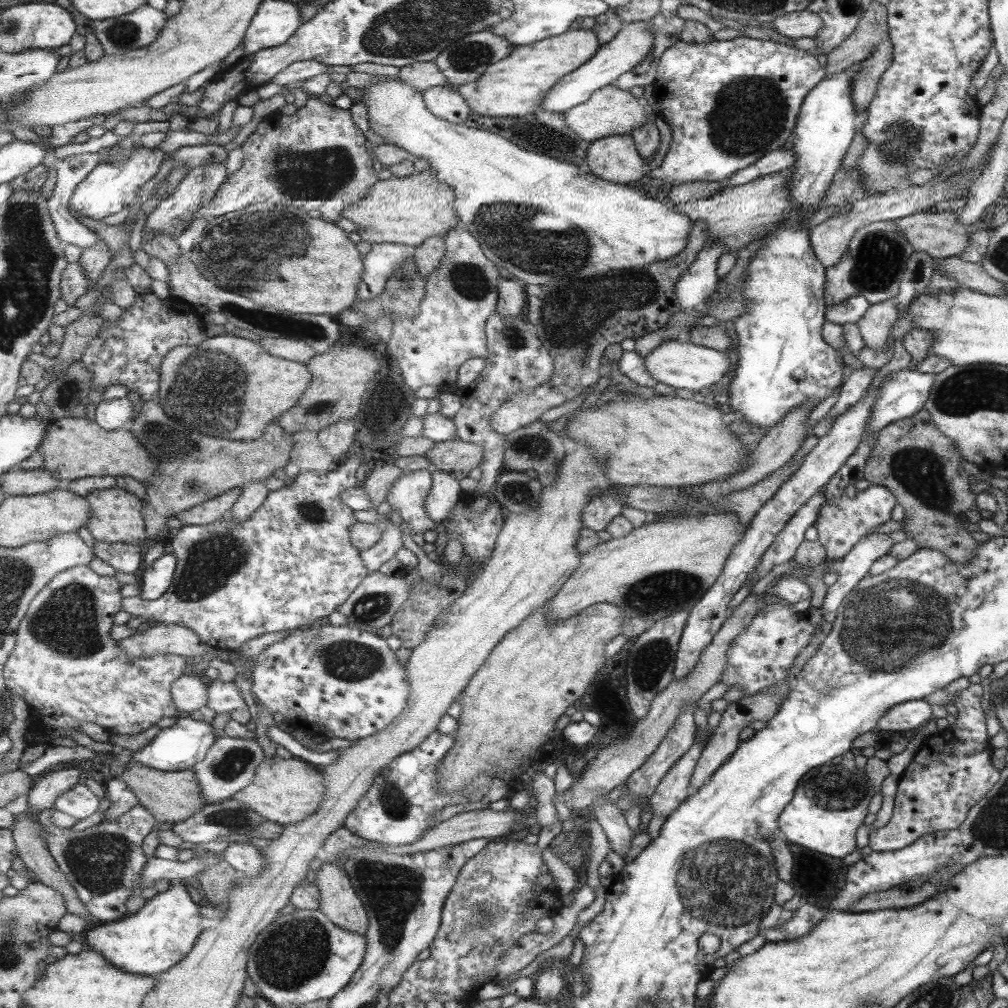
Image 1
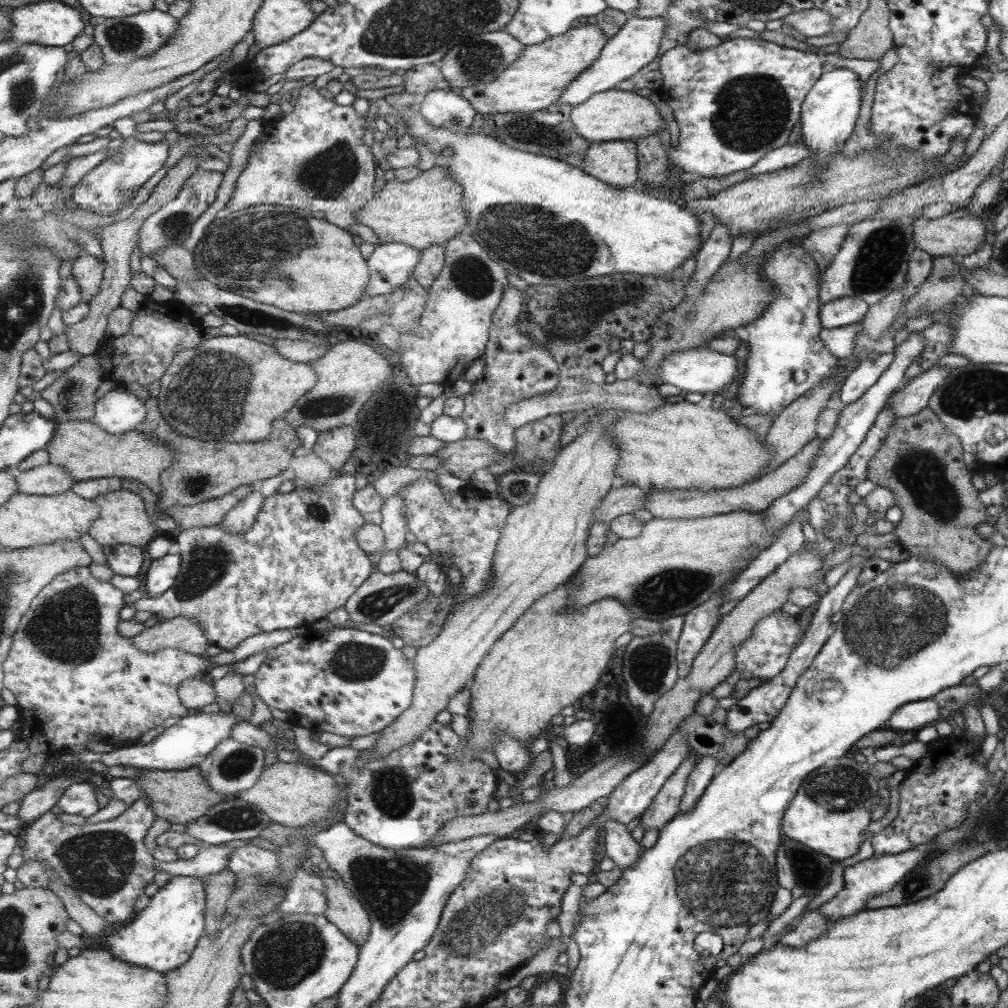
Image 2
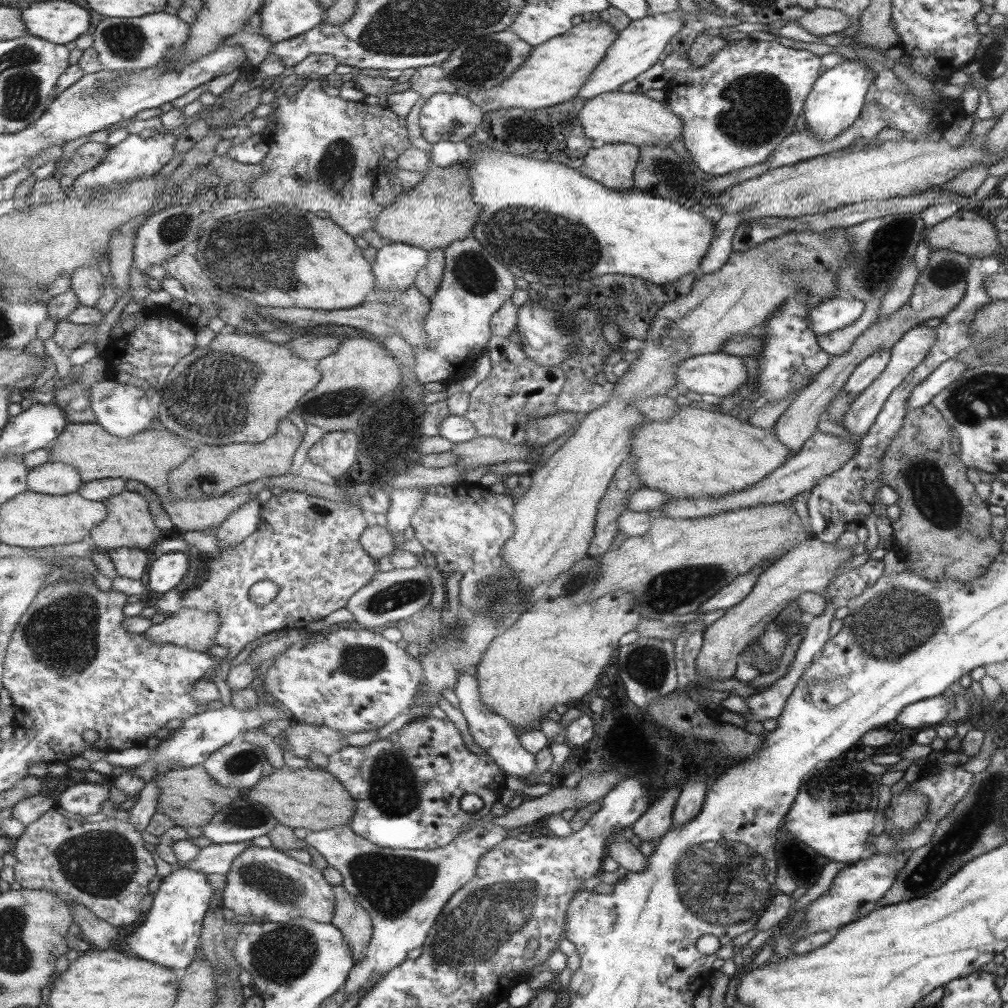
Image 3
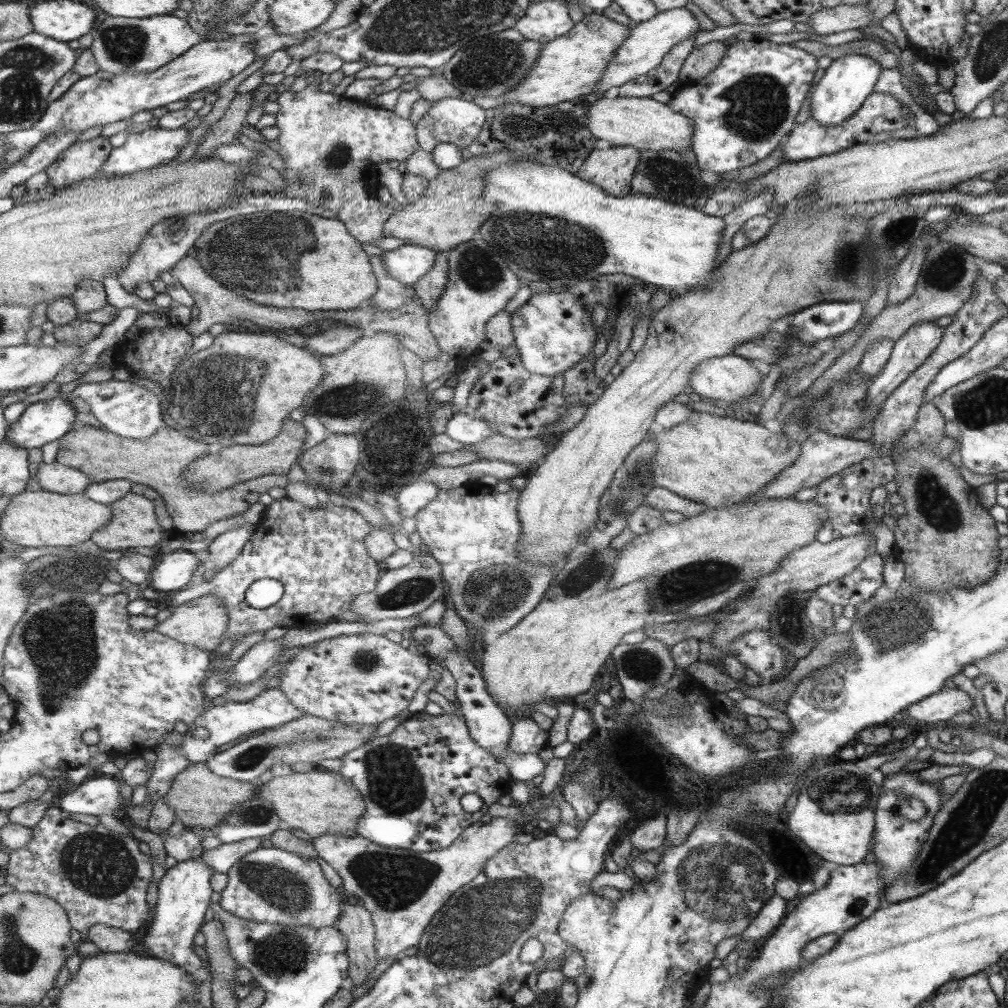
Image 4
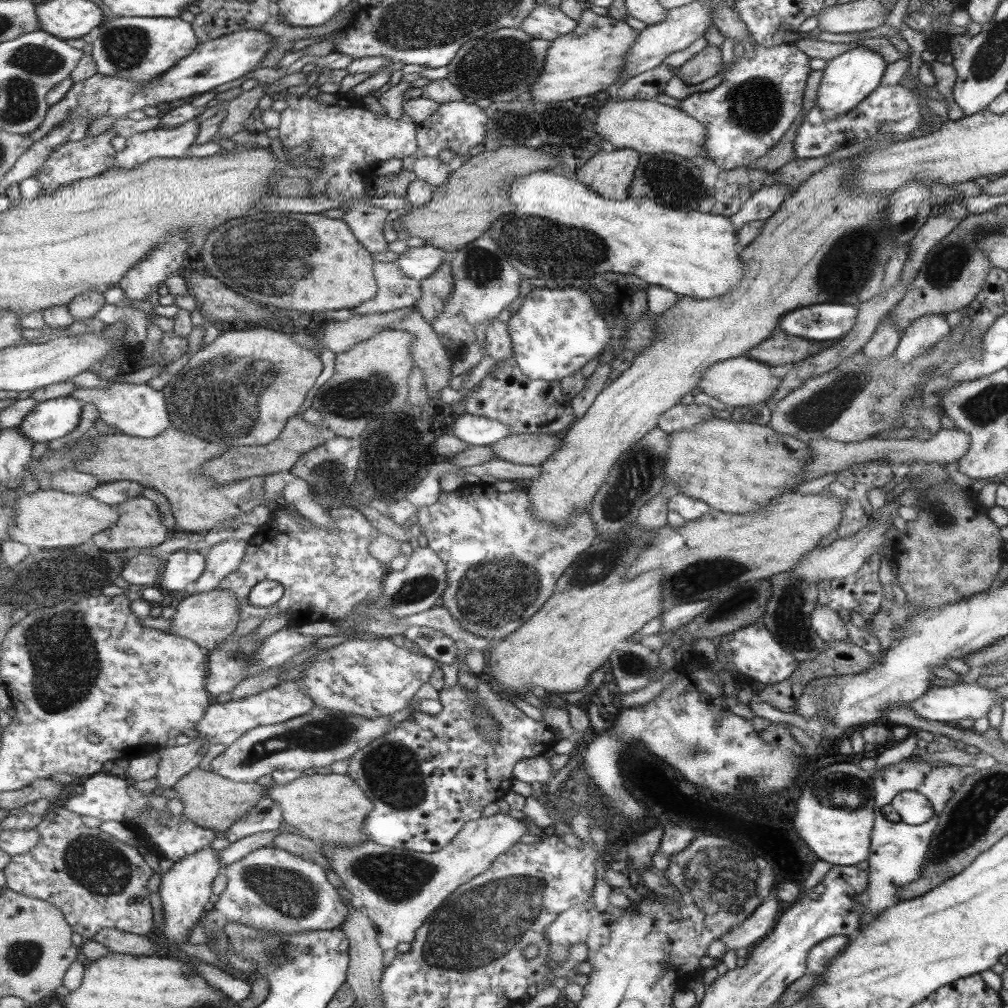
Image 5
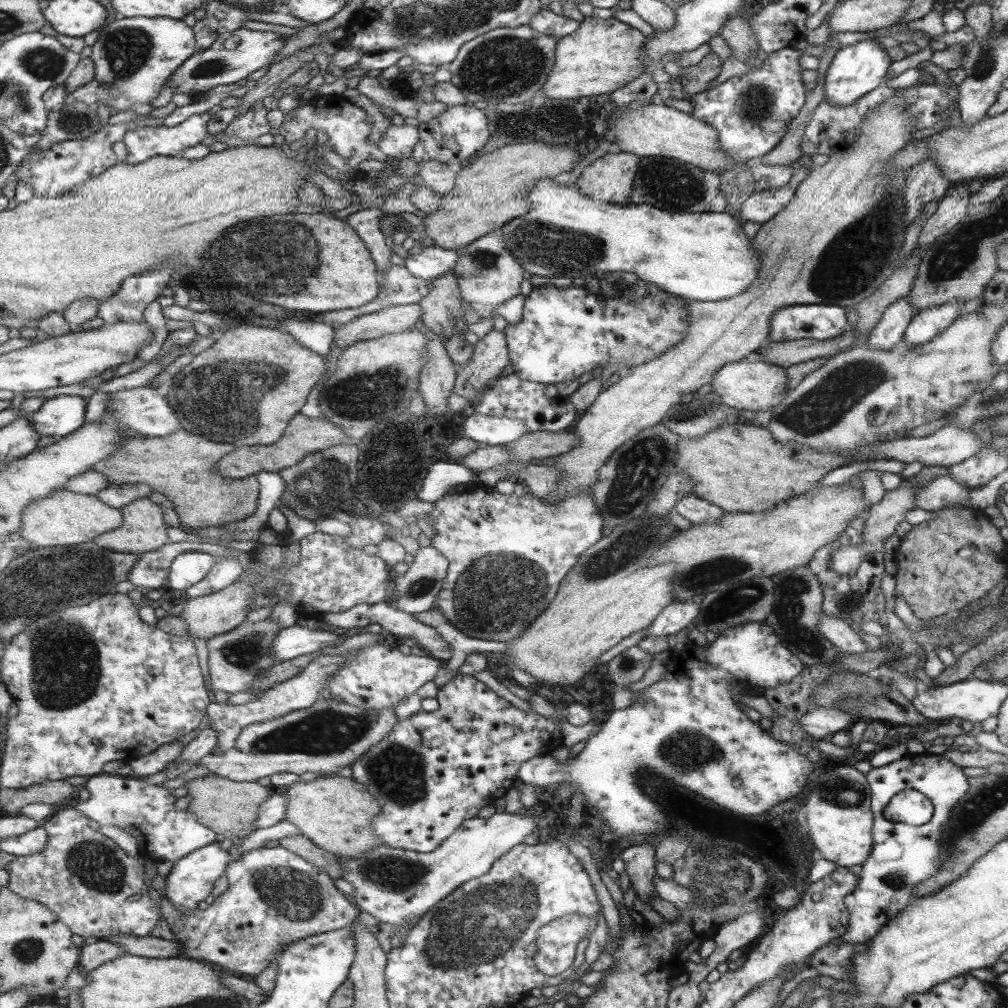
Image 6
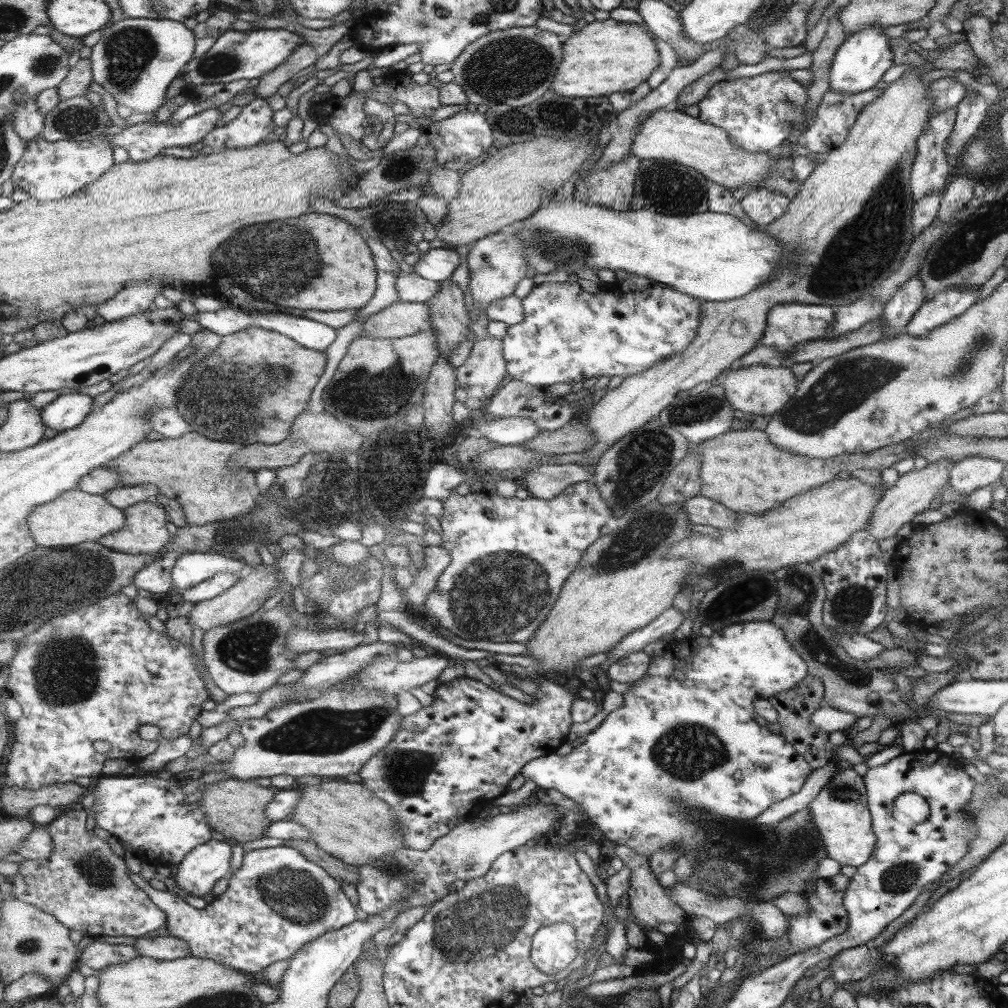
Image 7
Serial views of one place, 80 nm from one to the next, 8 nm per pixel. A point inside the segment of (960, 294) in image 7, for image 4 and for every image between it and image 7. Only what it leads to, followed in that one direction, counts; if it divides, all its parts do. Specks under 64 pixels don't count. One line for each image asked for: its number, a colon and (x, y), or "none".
4: (912, 348)
5: (923, 332)
6: (926, 323)

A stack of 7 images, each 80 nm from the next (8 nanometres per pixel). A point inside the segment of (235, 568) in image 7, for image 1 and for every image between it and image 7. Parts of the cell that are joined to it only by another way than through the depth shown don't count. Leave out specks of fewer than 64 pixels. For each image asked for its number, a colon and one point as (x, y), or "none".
1: (157, 578)
2: (162, 574)
3: (169, 570)
4: (174, 570)
5: (184, 566)
6: (190, 568)

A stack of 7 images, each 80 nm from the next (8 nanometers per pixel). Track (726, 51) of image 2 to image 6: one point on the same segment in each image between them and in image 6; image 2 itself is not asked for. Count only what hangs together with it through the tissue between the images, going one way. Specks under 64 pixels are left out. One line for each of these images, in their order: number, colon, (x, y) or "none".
3: (736, 109)
4: (742, 109)
5: (753, 106)
6: (751, 113)

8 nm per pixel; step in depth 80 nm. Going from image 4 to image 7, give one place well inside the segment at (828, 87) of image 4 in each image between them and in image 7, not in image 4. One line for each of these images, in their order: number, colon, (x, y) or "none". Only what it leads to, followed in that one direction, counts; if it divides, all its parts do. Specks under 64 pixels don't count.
5: (847, 79)
6: (856, 69)
7: (859, 61)

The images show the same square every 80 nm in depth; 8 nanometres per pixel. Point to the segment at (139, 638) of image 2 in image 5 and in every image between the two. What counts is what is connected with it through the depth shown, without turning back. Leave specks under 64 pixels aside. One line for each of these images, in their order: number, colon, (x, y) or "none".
3: (191, 627)
4: (205, 622)
5: (209, 618)

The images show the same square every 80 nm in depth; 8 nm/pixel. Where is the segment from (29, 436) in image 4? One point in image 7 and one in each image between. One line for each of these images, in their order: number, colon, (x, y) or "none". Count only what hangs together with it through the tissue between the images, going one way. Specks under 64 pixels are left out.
5: (54, 418)
6: (60, 416)
7: (69, 410)

